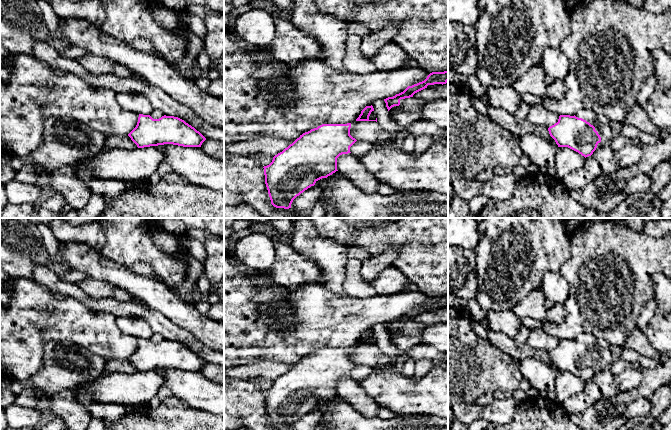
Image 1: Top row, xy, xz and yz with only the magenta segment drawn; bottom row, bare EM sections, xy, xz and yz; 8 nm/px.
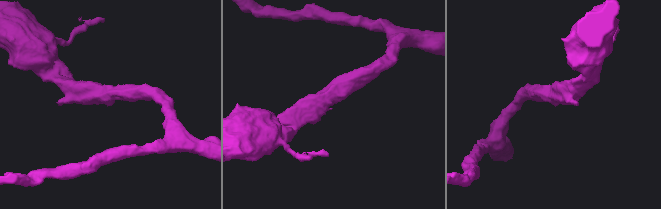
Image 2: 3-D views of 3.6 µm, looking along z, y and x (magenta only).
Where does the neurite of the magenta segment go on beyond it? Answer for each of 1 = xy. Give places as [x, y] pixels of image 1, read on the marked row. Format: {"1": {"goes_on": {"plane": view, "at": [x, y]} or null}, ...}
{"1": {"goes_on": null}}

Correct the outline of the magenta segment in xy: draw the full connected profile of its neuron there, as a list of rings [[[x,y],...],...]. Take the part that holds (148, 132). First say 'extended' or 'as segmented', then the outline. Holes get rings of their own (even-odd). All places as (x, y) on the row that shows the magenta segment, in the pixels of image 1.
as segmented; [[[139,114],[136,127],[128,134],[138,148],[173,144],[183,147],[201,147],[206,138],[184,120],[174,116],[153,119]]]

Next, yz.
as segmented; [[[560,115],[548,131],[558,147],[568,147],[585,158],[591,156],[601,142],[595,127],[575,115]]]

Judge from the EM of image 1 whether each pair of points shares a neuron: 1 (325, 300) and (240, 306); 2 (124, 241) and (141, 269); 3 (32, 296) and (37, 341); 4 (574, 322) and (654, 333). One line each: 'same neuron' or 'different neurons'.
1: same neuron
2: different neurons
3: same neuron
4: different neurons

